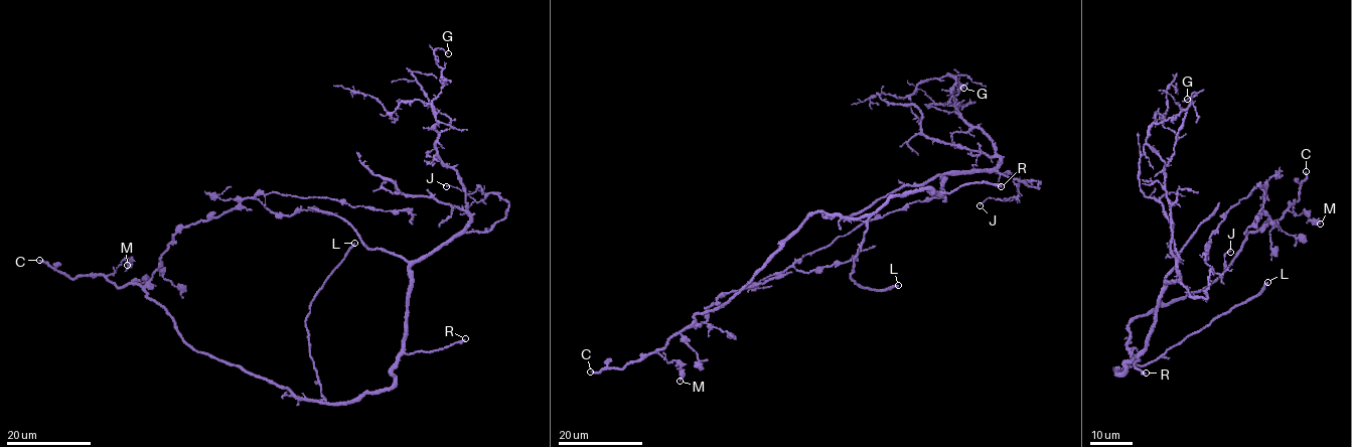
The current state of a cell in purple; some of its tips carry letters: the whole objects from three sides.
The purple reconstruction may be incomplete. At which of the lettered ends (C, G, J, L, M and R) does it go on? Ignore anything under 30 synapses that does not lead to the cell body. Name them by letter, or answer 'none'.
C, L, R

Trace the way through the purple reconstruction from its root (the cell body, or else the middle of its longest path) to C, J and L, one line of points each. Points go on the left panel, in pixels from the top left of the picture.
C: (307, 400), (193, 349), (140, 285), (119, 287), (99, 275), (72, 279), (39, 260)
J: (307, 400), (389, 389), (412, 265), (506, 215), (496, 194), (478, 201), (446, 186)
L: (307, 400), (325, 399), (310, 355), (305, 317), (321, 286), (354, 243)

